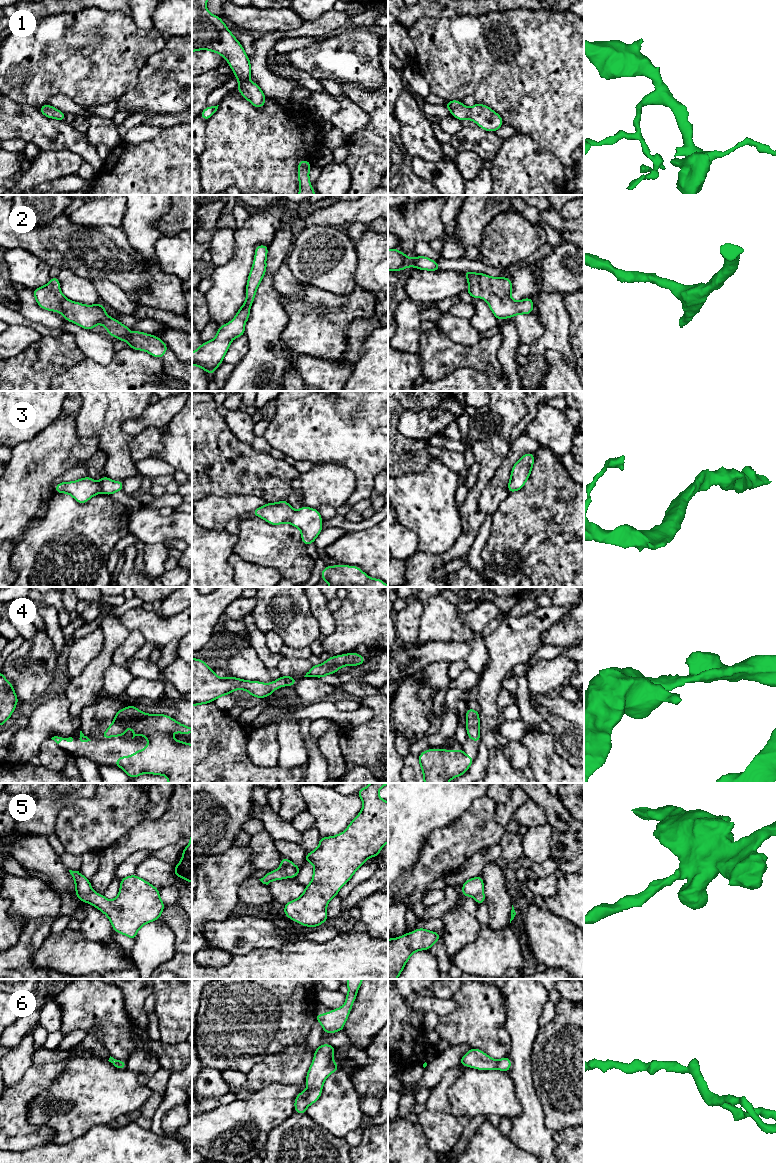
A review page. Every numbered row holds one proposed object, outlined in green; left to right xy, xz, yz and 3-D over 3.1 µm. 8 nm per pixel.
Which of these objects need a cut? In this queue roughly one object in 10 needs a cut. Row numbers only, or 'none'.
none

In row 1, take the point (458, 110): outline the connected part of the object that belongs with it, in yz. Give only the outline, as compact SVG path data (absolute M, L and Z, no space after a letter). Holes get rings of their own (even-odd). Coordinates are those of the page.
M452 100L445 107L458 120L472 120L485 131L496 132L504 124L501 116L484 104L476 103L472 107L466 107L461 101Z

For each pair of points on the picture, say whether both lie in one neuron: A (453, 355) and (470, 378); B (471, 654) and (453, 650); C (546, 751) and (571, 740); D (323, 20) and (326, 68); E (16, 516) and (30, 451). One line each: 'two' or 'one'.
A: two
B: one
C: two
D: two
E: one

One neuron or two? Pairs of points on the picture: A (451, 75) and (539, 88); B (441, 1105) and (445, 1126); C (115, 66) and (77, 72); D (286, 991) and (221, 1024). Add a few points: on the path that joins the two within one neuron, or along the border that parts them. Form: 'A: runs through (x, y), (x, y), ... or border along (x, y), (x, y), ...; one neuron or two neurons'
A: runs through (473, 75), (517, 77); one neuron
B: runs through (440, 1110), (440, 1121); one neuron
C: runs through (106, 66), (86, 66); one neuron
D: runs through (270, 991), (237, 1019); one neuron

